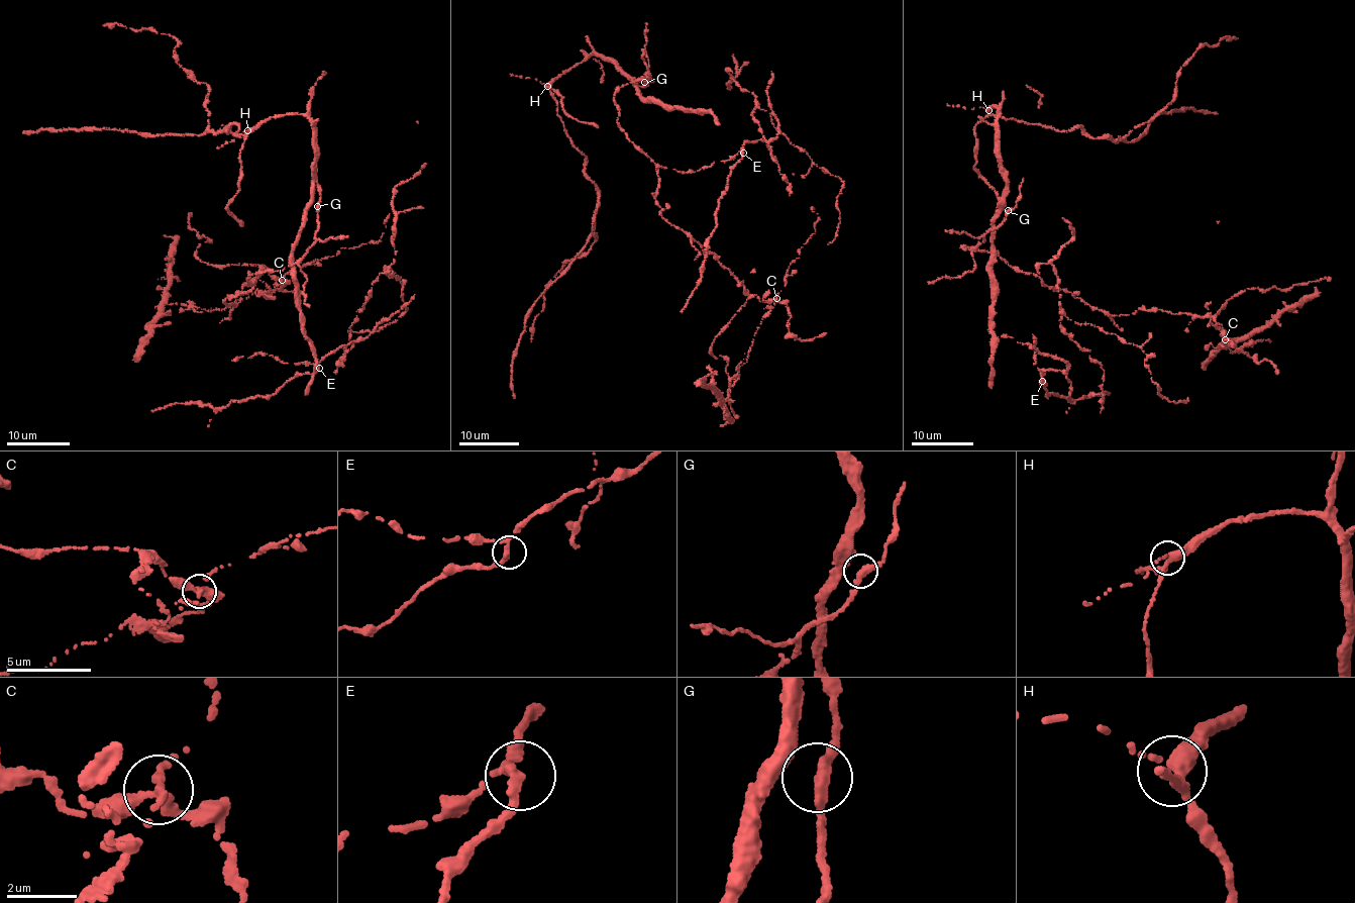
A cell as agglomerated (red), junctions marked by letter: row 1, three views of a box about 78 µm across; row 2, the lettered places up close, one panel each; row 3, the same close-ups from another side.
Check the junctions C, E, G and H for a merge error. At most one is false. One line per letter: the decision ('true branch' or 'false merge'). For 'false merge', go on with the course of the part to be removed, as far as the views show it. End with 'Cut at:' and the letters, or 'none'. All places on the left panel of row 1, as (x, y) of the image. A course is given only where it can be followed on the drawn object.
C: false merge; course (282, 280), (281, 285), (234, 301), (224, 309), (208, 311), (176, 302), (154, 308)
E: true branch
G: true branch
H: true branch
Cut at: C

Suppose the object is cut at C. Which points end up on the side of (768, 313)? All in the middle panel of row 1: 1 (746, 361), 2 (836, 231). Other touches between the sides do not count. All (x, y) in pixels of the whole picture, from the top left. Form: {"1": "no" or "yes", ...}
{"1": "yes", "2": "no"}

